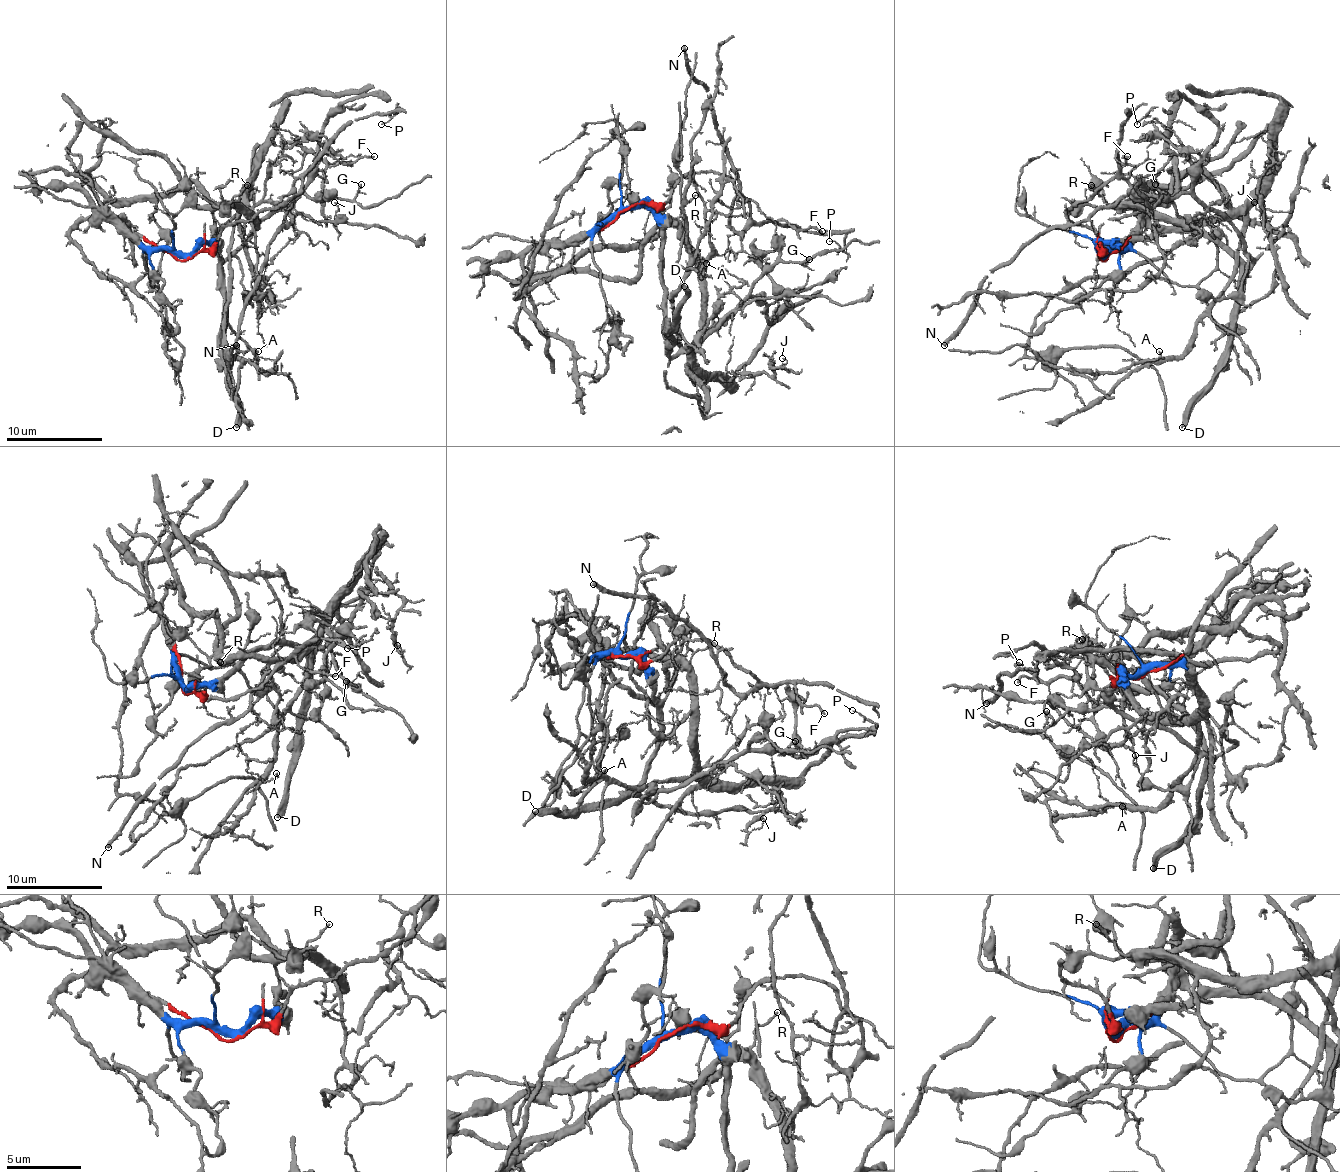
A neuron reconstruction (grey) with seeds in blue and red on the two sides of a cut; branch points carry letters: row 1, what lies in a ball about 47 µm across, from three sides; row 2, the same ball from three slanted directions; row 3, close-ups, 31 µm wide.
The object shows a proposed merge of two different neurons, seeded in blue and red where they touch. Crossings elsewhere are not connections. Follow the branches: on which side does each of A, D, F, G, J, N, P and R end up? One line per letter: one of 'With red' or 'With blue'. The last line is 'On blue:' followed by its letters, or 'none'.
A: With blue
D: With blue
F: With red
G: With blue
J: With blue
N: With red
P: With red
R: With blue
On blue: A, D, G, J, R

